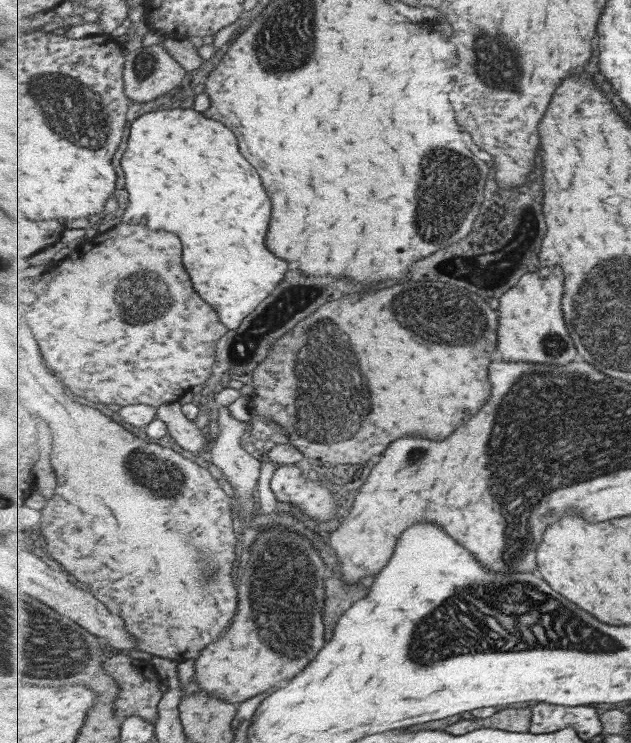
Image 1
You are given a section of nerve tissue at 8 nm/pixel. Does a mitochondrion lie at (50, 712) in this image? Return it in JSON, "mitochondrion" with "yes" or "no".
{"mitochondrion":"no"}

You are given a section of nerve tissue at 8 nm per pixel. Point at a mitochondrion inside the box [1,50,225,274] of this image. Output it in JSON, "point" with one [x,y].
{"point":[60,111]}

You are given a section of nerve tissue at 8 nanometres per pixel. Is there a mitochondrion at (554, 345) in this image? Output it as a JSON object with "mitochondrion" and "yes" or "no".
{"mitochondrion":"yes"}

